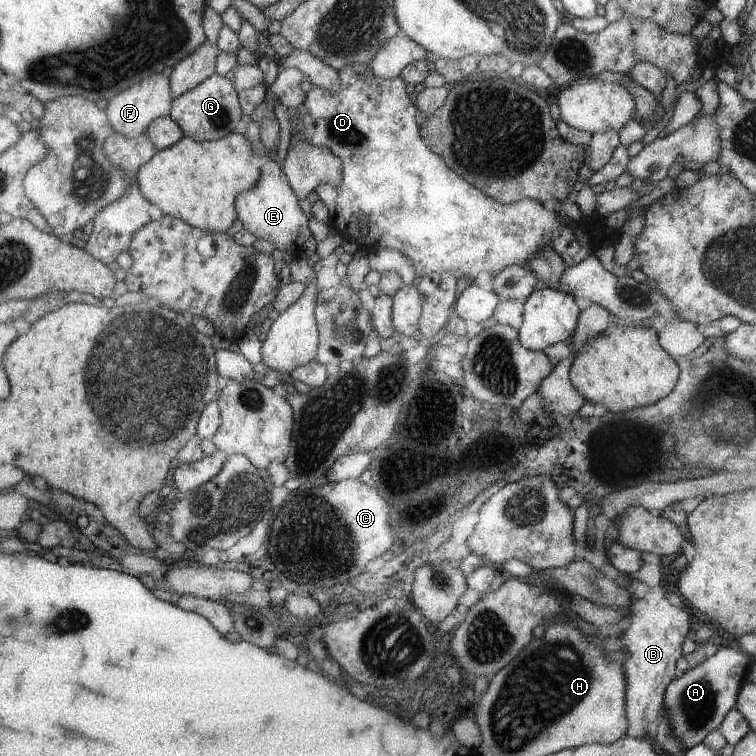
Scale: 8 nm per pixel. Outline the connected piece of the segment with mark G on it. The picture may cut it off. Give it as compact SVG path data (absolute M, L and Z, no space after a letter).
M215 73L207 76L203 82L193 86L189 91L172 98L171 106L168 116L180 126L184 136L189 136L195 141L218 140L225 134L229 135L241 116L237 92L233 90L231 82Z

